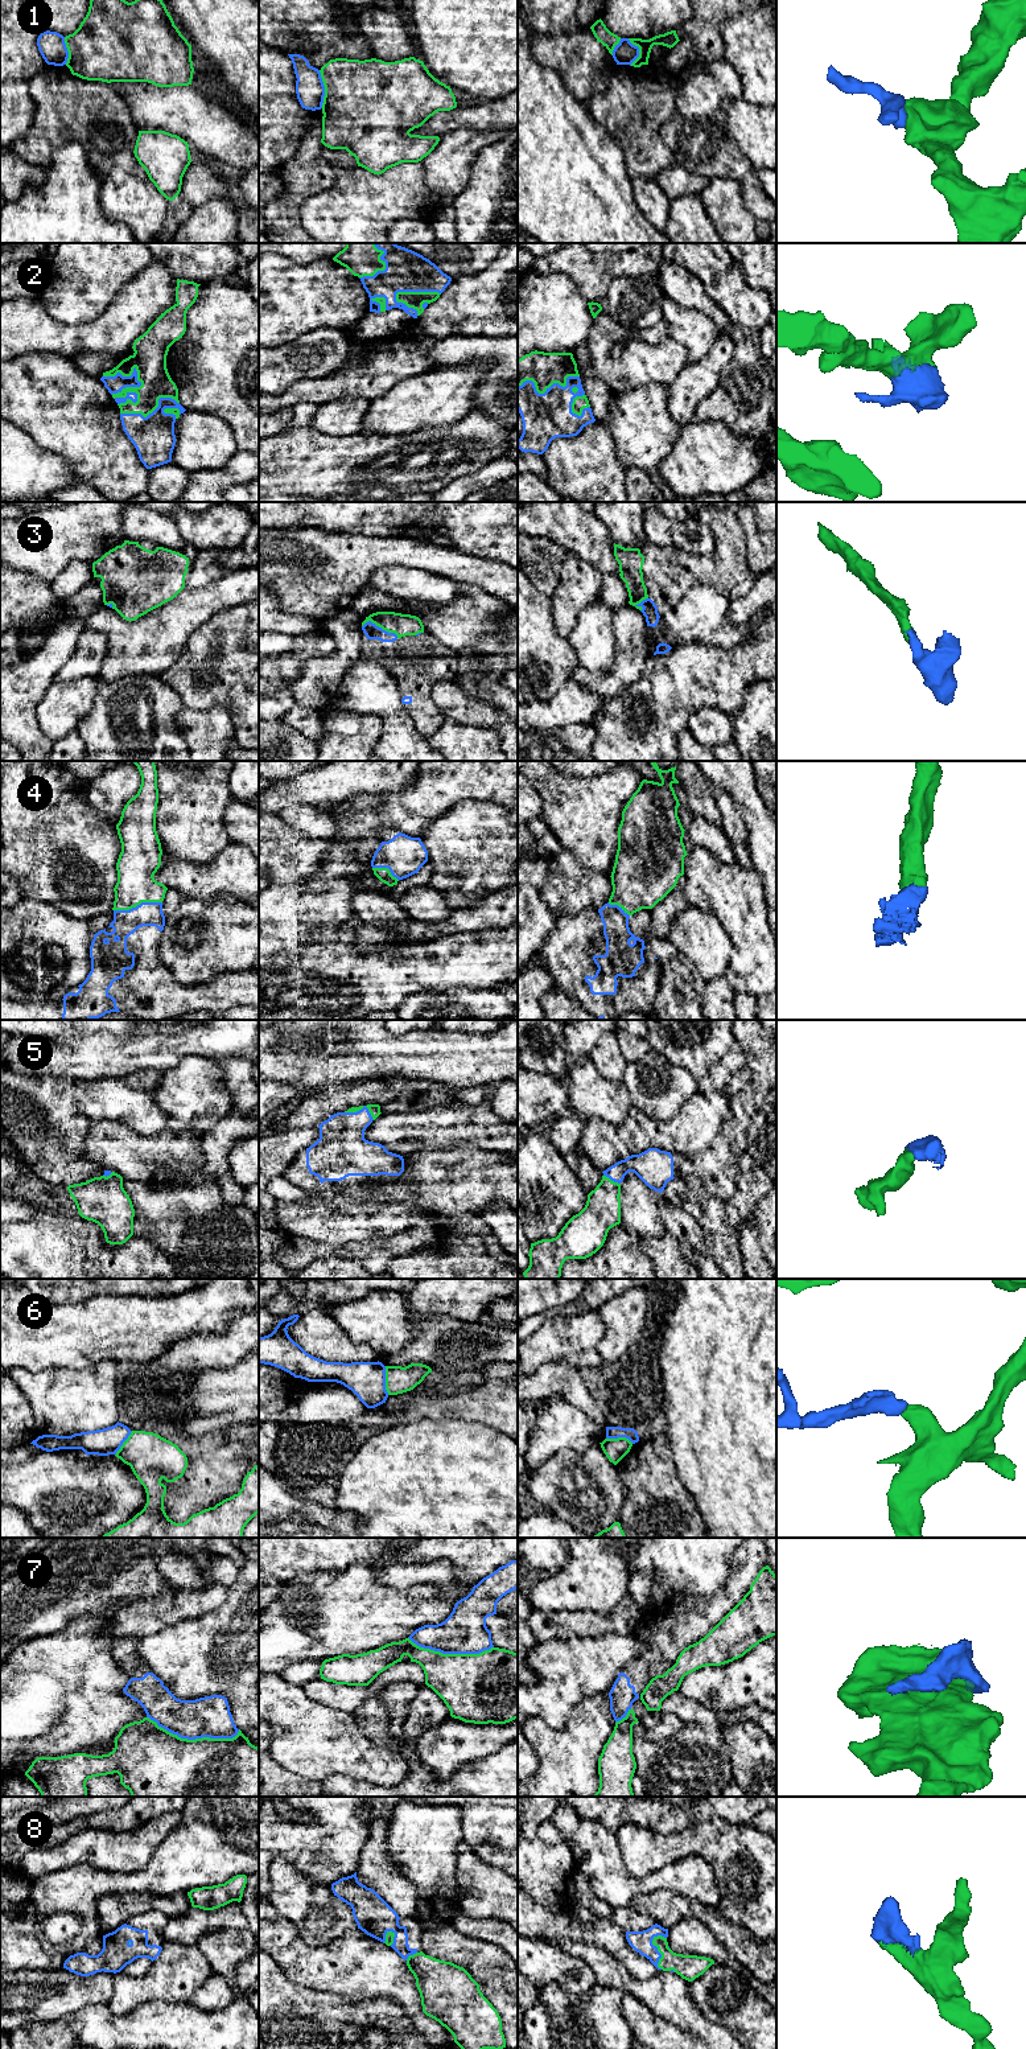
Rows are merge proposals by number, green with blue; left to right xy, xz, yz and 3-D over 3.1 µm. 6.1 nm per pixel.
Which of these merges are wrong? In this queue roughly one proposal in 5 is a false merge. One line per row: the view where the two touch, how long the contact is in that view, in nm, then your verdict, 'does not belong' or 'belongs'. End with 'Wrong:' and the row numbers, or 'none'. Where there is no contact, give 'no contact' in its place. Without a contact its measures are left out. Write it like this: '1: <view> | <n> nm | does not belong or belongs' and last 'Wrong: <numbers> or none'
1: xz | 240 nm | does not belong
2: xy | 240 nm | belongs
3: xz | 240 nm | belongs
4: xy | 300 nm | belongs
5: yz | 120 nm | belongs
6: xz | 180 nm | does not belong
7: xy | 550 nm | does not belong
8: yz | 220 nm | belongs
Wrong: 1, 6, 7

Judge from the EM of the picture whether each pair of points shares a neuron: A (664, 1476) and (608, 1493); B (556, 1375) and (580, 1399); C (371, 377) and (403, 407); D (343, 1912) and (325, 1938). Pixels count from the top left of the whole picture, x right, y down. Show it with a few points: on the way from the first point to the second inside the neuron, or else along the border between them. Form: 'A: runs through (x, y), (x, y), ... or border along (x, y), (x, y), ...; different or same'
A: border along (615, 1465), (619, 1482), (625, 1490), (619, 1518); different
B: runs through (561, 1381), (575, 1394); same
C: border along (413, 377), (400, 379), (370, 402); different
D: runs through (343, 1918), (343, 1922), (332, 1934); same

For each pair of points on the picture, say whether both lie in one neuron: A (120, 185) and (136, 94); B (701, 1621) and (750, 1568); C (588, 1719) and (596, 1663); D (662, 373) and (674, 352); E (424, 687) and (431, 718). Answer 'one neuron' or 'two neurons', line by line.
A: two neurons
B: one neuron
C: two neurons
D: one neuron
E: one neuron

